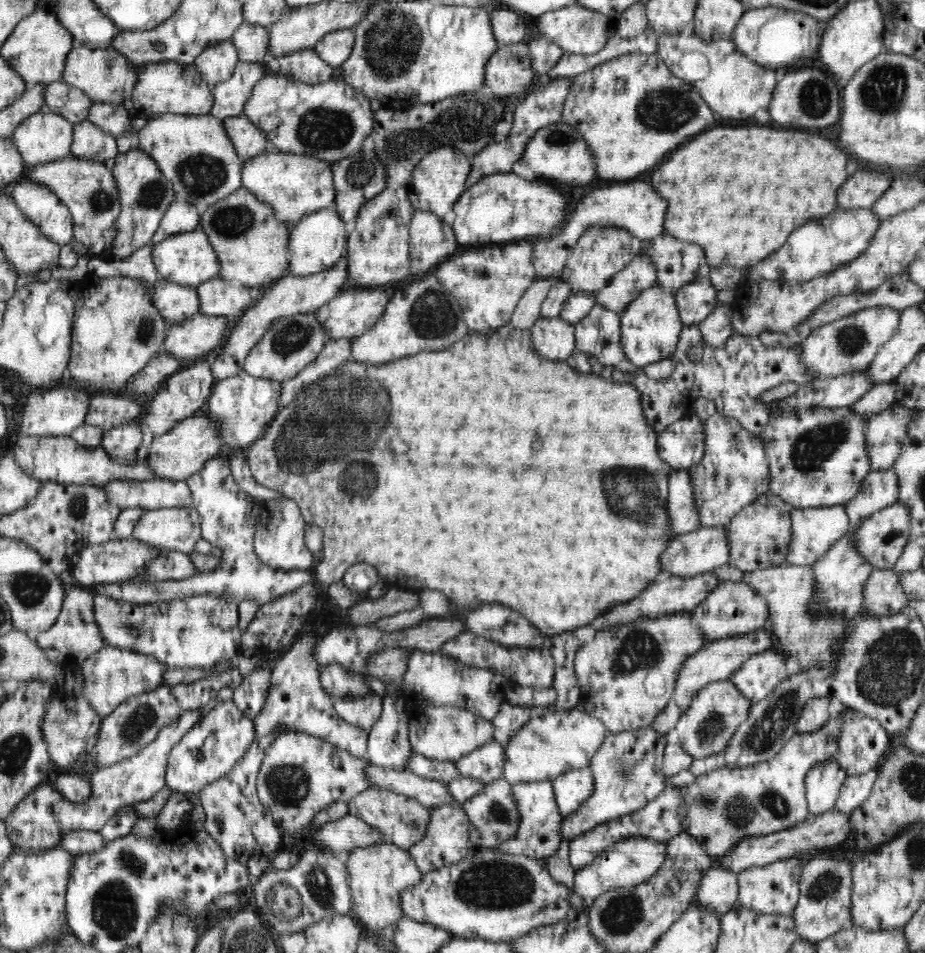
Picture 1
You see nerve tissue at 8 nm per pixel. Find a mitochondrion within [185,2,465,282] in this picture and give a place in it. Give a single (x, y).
(391, 45)

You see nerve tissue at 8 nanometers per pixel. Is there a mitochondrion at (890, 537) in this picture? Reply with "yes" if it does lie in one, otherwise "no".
no

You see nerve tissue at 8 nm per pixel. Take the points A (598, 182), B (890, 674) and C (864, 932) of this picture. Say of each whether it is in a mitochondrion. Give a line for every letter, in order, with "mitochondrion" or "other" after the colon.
A: other
B: mitochondrion
C: other

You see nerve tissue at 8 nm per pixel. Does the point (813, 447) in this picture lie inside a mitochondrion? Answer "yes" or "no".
yes

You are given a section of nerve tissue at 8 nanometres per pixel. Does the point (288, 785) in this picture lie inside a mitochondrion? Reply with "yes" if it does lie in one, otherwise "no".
yes

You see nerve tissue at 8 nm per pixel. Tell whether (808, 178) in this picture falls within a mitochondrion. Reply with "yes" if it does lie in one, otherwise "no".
no

